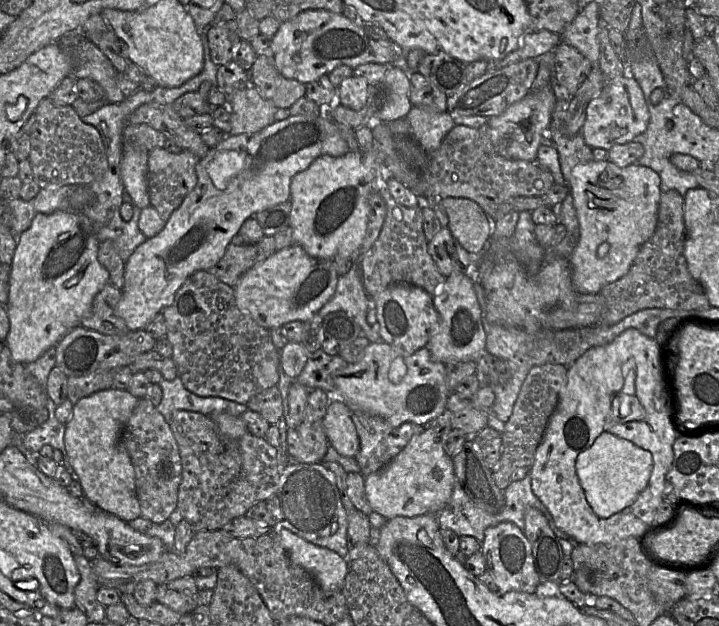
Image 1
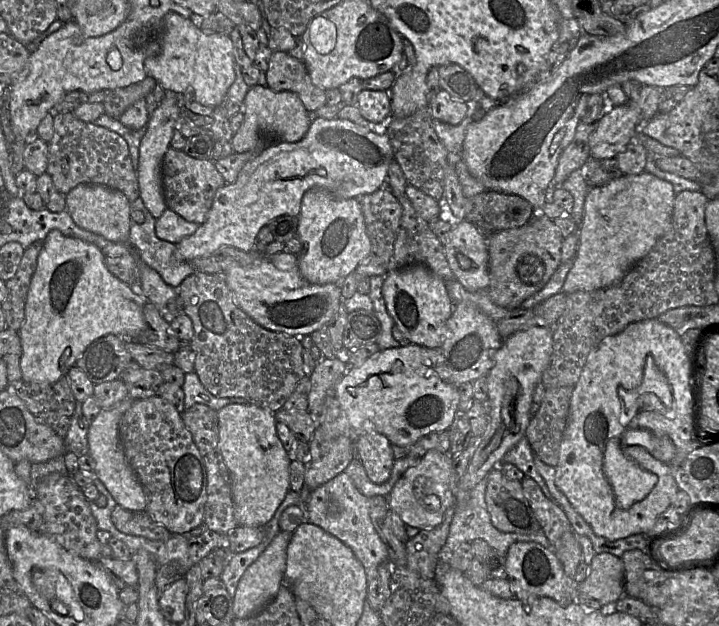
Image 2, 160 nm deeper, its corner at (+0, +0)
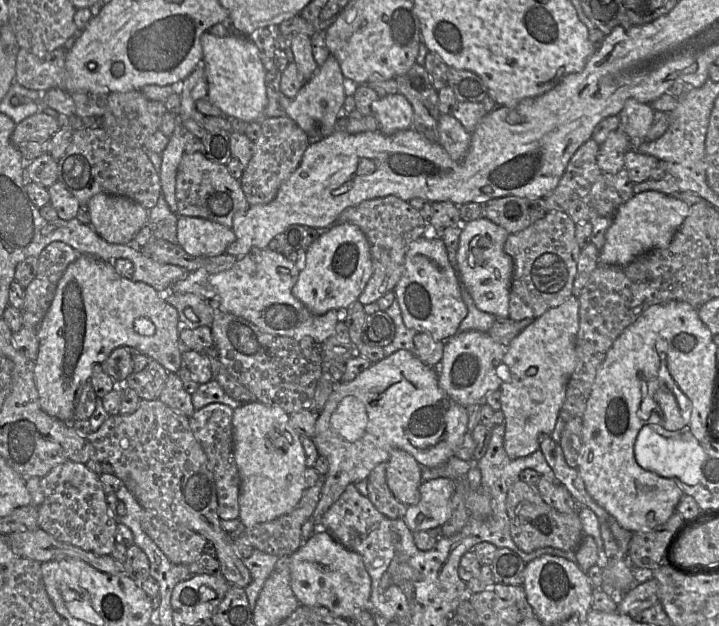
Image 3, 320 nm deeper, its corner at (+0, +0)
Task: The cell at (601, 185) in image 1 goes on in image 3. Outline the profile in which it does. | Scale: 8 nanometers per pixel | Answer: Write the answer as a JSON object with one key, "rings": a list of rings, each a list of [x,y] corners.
{"rings":[[[653,190],[634,194],[634,196],[622,204],[612,216],[612,223],[605,234],[605,244],[599,251],[599,264],[625,266],[645,253],[668,247],[675,232],[687,217],[688,212],[689,206],[674,196]]]}

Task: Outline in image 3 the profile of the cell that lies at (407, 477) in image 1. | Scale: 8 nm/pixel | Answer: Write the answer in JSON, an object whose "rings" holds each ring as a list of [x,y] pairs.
{"rings":[[[439,477],[423,481],[419,486],[419,502],[415,505],[408,506],[403,518],[409,529],[412,532],[416,532],[441,528],[451,517],[454,491],[455,481],[449,478]]]}

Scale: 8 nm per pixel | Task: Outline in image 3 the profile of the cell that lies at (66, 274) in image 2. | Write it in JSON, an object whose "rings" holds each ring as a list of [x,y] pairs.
{"rings":[[[82,255],[71,263],[60,278],[51,305],[36,330],[39,351],[34,361],[34,376],[40,406],[49,415],[64,421],[74,420],[74,410],[83,386],[89,381],[95,366],[100,366],[118,347],[127,347],[157,361],[166,371],[177,372],[182,367],[179,332],[182,328],[177,310],[167,303],[163,292],[143,282],[121,277],[112,264]]]}

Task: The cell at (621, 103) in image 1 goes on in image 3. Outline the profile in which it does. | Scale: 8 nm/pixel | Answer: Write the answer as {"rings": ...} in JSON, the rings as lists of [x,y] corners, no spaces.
{"rings":[[[621,130],[609,133],[600,145],[597,154],[597,165],[602,173],[614,174],[624,168],[624,156],[632,147],[632,142]]]}

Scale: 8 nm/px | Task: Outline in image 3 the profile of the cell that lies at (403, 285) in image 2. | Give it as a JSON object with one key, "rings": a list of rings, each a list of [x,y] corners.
{"rings":[[[423,236],[409,245],[402,276],[393,292],[405,326],[418,333],[427,333],[436,341],[445,342],[455,336],[467,316],[467,307],[462,299],[458,279],[441,237]]]}

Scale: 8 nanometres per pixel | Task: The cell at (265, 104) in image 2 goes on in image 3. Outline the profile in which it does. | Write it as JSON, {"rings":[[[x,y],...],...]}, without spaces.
{"rings":[[[334,56],[328,59],[318,67],[313,76],[304,83],[299,93],[289,99],[281,92],[278,92],[279,103],[285,112],[285,116],[294,120],[295,123],[305,131],[309,139],[315,134],[314,121],[321,121],[323,125],[334,125],[335,119],[343,108],[347,95],[350,94],[348,81],[345,80],[339,62]]]}

